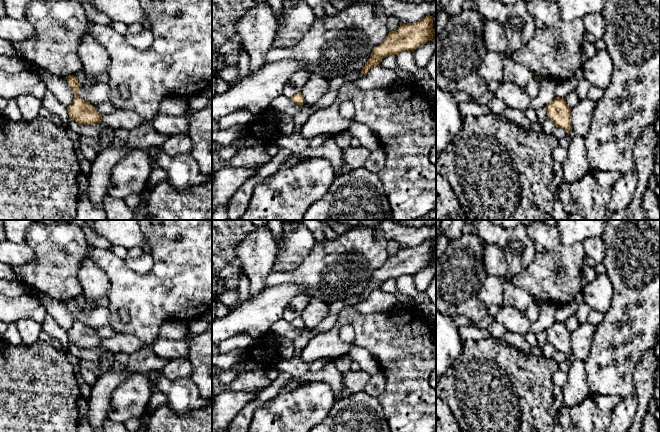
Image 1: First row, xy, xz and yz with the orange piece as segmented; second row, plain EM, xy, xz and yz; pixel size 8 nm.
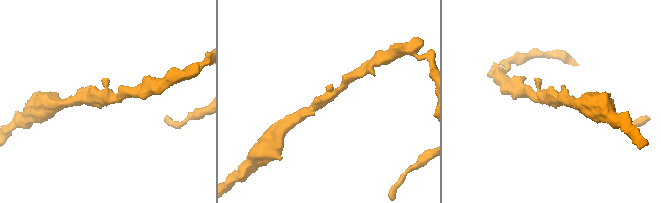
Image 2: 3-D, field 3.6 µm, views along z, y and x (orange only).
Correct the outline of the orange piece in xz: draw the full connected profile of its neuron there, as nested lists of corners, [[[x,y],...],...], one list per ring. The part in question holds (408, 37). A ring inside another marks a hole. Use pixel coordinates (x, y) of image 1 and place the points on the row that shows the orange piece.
[[[426,16],[416,23],[401,24],[394,31],[389,32],[386,38],[373,49],[368,63],[361,70],[366,74],[370,69],[380,65],[388,55],[397,55],[402,51],[414,51],[424,45],[434,36],[432,16]]]

